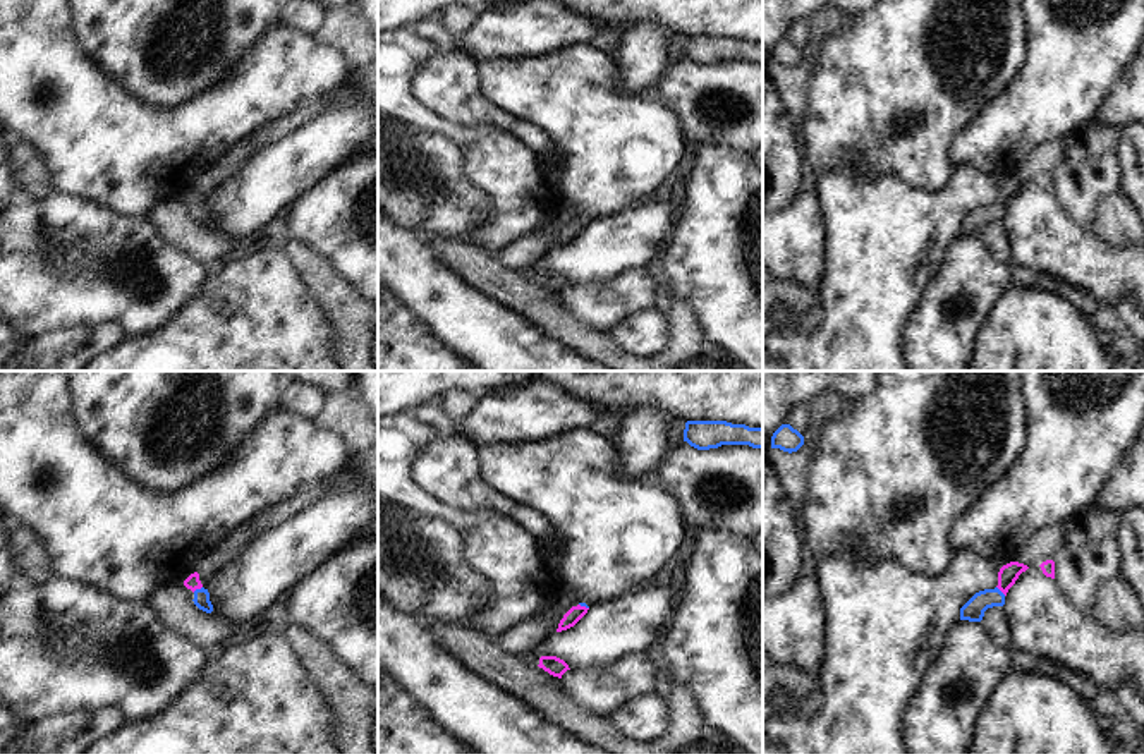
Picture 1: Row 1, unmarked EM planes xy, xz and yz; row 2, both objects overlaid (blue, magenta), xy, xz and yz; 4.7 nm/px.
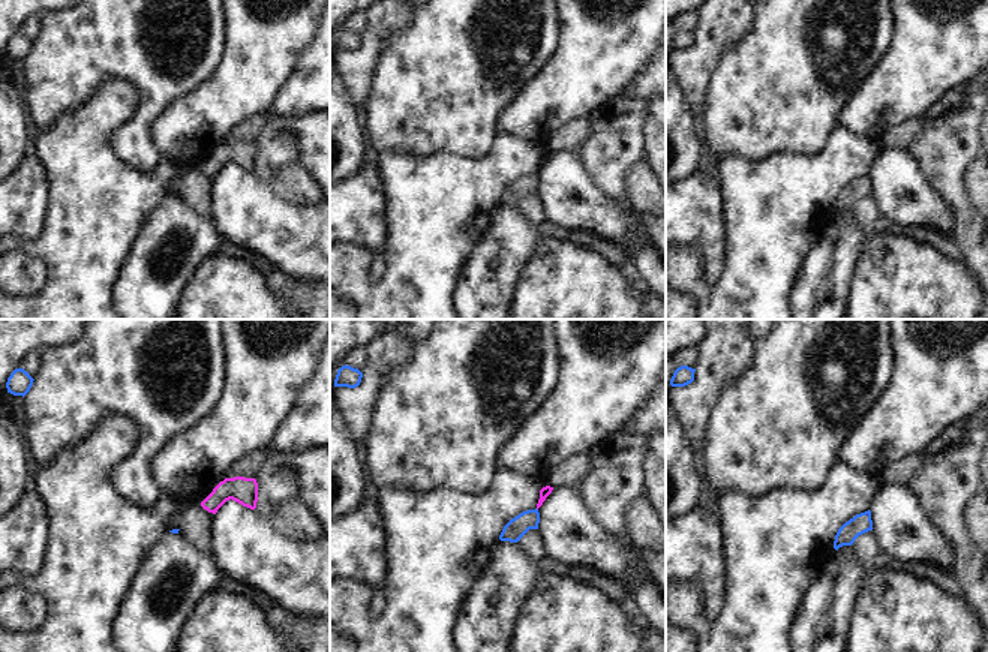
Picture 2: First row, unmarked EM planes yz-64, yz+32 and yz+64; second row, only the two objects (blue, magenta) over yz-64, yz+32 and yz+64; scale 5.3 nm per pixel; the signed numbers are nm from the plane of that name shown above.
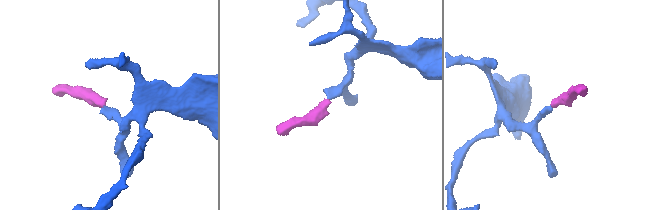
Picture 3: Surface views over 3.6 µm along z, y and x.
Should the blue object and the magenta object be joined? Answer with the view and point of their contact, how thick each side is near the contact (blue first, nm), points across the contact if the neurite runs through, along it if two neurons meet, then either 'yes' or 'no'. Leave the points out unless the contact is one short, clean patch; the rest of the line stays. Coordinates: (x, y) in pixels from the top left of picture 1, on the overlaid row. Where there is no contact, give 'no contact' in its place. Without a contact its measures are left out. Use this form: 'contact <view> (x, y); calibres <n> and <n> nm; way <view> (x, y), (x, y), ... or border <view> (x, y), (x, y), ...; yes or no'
contact xy (196, 589); calibres 80 and 70 nm; way xy (201, 596), (196, 589), (193, 583); yes

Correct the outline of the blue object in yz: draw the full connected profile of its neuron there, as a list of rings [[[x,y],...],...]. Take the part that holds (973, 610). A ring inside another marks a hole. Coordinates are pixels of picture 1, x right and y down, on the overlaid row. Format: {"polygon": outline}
{"polygon": [[[1019,562],[1003,565],[998,572],[998,586],[976,593],[962,608],[960,620],[981,622],[984,611],[993,606],[1003,606],[1008,589],[1015,584],[1019,575],[1029,567]]]}

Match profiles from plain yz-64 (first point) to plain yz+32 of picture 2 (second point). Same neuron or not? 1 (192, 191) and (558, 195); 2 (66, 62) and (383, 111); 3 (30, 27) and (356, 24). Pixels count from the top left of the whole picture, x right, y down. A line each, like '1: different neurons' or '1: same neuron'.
1: different neurons
2: same neuron
3: same neuron

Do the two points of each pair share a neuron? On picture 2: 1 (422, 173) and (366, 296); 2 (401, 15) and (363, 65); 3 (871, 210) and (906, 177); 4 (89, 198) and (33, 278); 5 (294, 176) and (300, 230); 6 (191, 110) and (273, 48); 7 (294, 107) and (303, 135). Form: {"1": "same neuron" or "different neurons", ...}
{"1": "same neuron", "2": "same neuron", "3": "different neurons", "4": "same neuron", "5": "different neurons", "6": "same neuron", "7": "different neurons"}

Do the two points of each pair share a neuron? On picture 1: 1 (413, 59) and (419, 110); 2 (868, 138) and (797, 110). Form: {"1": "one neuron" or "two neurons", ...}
{"1": "one neuron", "2": "two neurons"}

